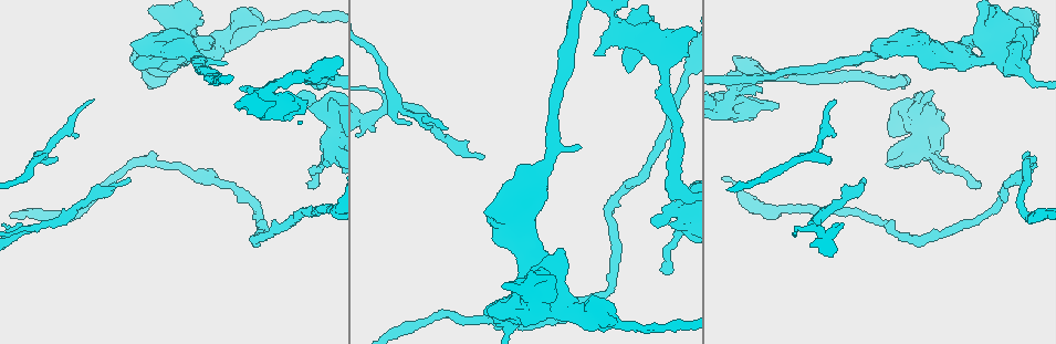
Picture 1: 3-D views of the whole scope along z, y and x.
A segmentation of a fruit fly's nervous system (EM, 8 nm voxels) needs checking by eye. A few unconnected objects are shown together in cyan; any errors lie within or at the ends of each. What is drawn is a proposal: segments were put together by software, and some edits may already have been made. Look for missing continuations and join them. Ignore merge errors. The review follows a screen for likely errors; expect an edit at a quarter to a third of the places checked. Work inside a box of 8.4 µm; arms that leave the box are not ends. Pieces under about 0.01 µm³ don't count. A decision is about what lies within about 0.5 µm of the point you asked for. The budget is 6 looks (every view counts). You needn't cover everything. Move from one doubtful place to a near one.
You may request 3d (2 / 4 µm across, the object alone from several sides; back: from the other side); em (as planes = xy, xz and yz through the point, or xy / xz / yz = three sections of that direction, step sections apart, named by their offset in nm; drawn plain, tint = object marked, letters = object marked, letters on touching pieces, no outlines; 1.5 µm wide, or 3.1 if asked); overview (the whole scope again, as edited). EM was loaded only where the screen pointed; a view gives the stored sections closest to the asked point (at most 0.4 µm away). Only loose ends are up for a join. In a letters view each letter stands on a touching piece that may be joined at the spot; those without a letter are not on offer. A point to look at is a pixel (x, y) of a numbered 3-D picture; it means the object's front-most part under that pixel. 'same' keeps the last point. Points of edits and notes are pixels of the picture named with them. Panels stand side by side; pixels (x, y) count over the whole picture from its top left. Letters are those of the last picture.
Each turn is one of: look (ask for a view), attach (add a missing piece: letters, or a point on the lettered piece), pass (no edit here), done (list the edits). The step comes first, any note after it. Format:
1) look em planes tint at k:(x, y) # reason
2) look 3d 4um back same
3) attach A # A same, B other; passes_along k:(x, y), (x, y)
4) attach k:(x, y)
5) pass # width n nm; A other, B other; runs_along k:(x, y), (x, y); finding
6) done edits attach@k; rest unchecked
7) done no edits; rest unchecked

look em planes letters at 1:(916, 46) # branch stops here

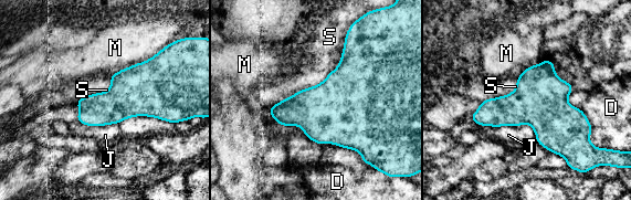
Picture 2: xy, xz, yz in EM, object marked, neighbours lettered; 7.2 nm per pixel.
pass # D other, J other, M other, S other; border 2:(348, 30), (339, 63), (326, 77); none of them fits

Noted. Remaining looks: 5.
look em planes tint at 1:(130, 180) # branch stops here

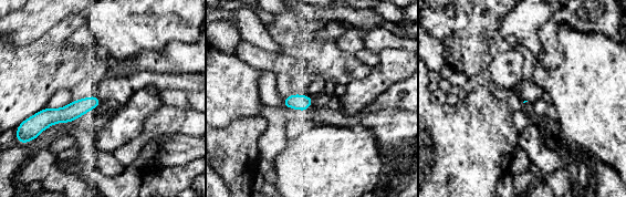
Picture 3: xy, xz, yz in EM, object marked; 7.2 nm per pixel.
look em planes letters same # what lies round it

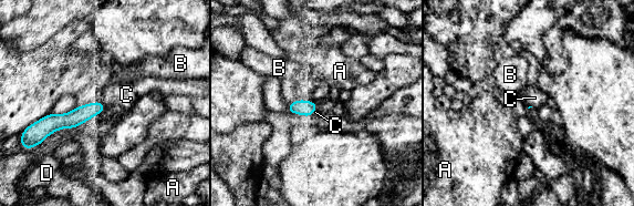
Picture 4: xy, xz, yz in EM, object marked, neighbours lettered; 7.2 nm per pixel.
attach C # A other, B other, C same, D other; the neuron continues

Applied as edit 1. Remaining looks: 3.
look em planes letters at 1:(313, 186) # free end

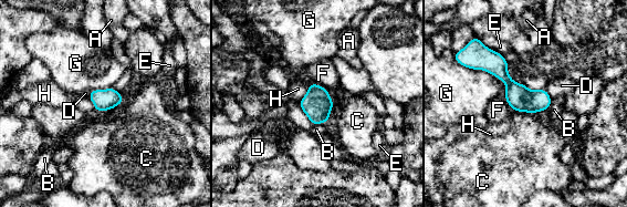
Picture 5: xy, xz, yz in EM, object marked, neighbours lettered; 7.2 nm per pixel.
pass # A other, B other, C other, D other, E other, F other, G other, H other; runs_along 5:(476, 66), (492, 65), (545, 106); no lettered piece goes on from it

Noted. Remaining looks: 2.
done edits attach@4; rest unchecked

